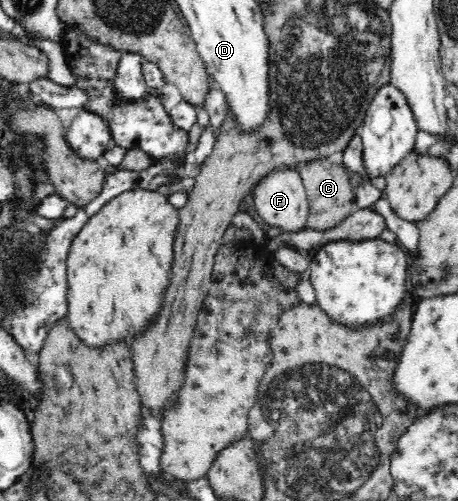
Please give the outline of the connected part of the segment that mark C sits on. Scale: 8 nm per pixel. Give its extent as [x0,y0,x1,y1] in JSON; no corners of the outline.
[298,158,358,231]

